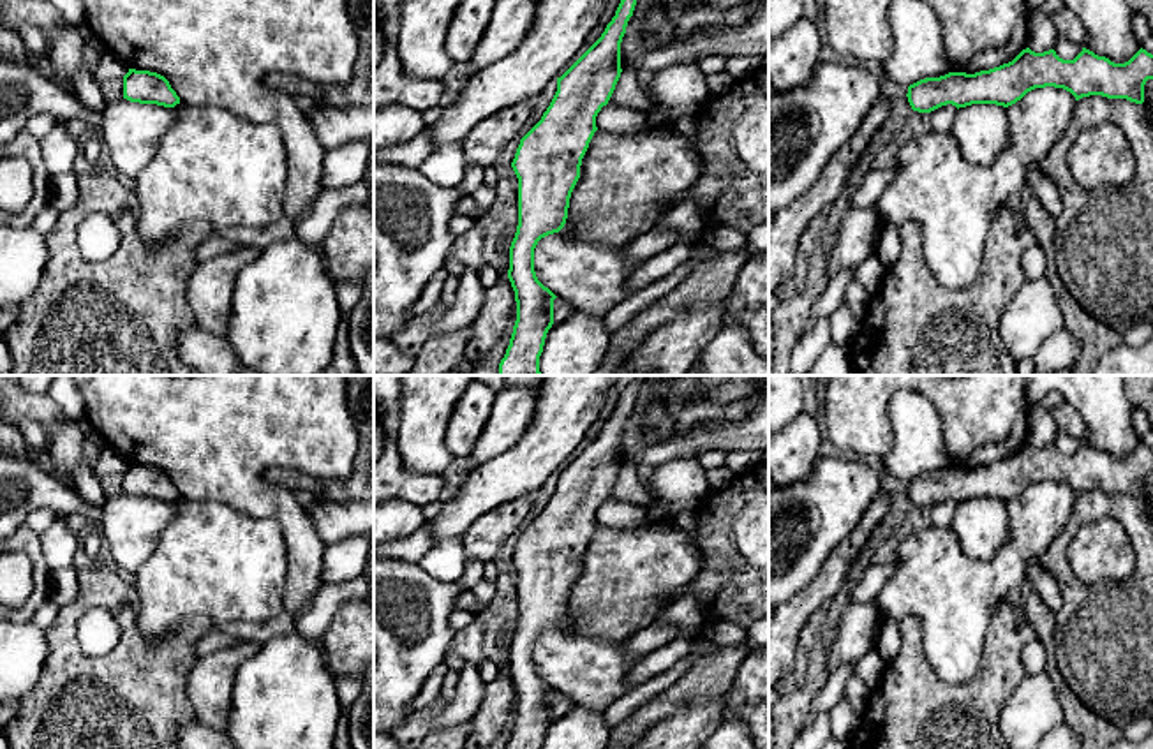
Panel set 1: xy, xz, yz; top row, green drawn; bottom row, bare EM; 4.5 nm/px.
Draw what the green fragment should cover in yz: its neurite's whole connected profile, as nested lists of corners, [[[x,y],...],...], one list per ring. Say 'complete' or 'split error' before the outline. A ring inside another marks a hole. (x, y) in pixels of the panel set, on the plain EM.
complete; [[[1082,442],[1074,455],[1063,455],[1054,444],[1035,448],[1023,444],[1012,456],[975,469],[948,467],[926,472],[908,481],[913,506],[931,508],[952,499],[957,504],[971,499],[1008,502],[1035,483],[1063,483],[1075,495],[1090,490],[1144,497],[1144,479],[1153,474],[1153,449],[1139,444],[1128,456],[1114,458]]]

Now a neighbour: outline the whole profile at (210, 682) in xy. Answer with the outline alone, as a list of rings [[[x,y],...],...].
[[[243,640],[196,661],[187,680],[187,696],[196,719],[217,731],[227,724],[236,670],[261,643]]]

